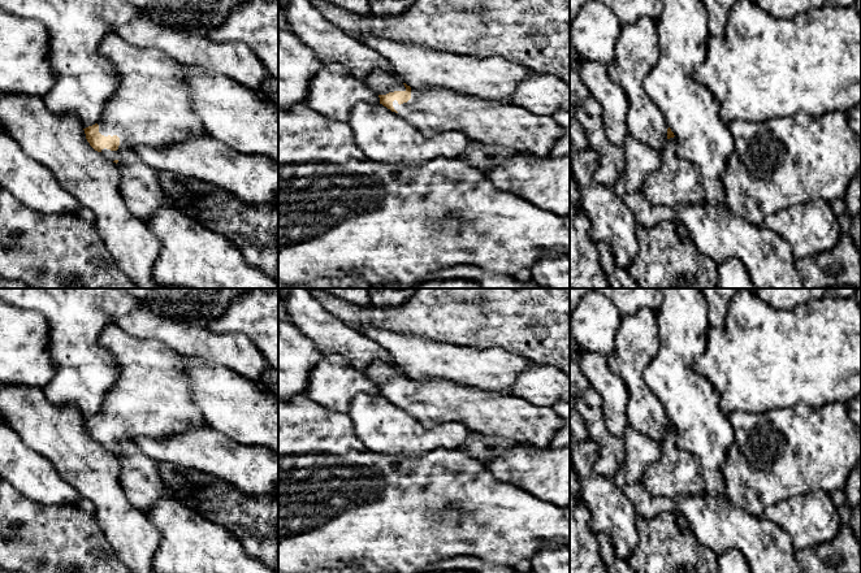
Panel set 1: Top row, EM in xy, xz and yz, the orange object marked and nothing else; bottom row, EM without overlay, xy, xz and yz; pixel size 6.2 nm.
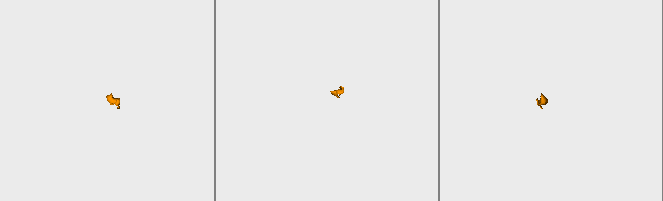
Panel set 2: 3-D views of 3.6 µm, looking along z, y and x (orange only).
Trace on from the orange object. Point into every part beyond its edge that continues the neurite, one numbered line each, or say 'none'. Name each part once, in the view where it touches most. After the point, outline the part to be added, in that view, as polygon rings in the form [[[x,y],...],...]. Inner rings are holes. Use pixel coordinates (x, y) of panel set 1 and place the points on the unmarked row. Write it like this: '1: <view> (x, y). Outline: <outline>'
1: xy (151, 398). Outline: [[[116,324],[107,325],[99,342],[120,366],[117,381],[98,413],[99,424],[104,427],[117,426],[120,437],[117,442],[101,440],[104,448],[121,452],[124,442],[181,434],[190,426],[207,425],[190,398],[190,385],[185,378],[185,356],[156,339],[133,337]]]

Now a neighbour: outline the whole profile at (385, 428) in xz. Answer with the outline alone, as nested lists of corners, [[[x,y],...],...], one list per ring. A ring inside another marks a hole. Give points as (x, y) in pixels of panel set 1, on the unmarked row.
[[[356,395],[347,414],[360,440],[377,453],[417,457],[437,448],[462,450],[470,434],[462,422],[445,422],[427,429],[382,395]]]

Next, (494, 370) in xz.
[[[372,326],[356,329],[385,348],[394,364],[415,381],[453,381],[485,392],[512,395],[518,374],[533,365],[524,355],[499,347],[473,350]]]

